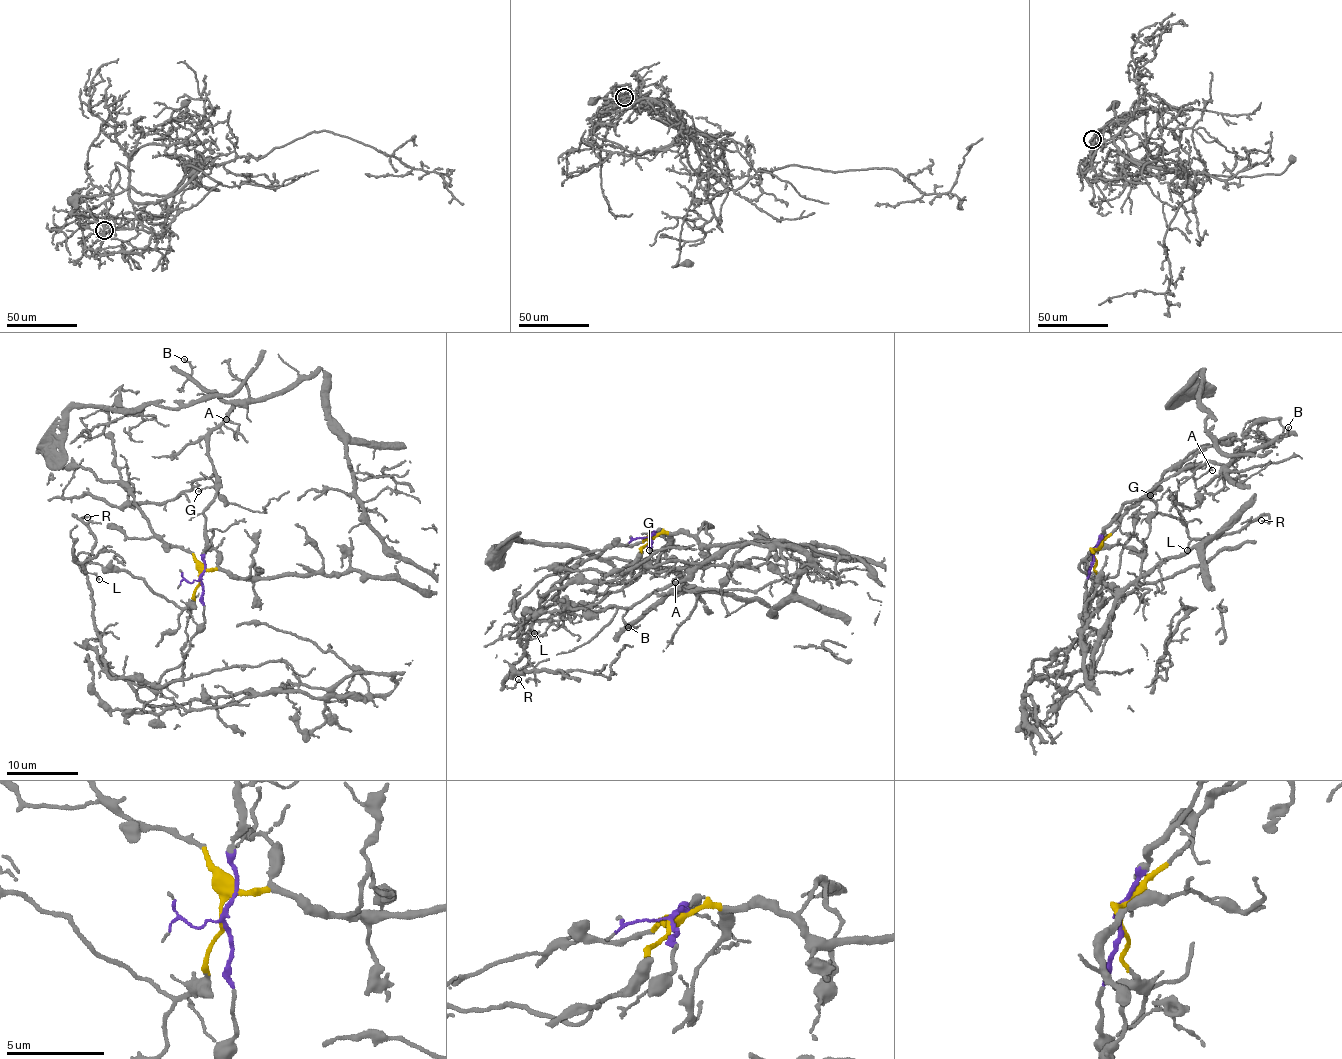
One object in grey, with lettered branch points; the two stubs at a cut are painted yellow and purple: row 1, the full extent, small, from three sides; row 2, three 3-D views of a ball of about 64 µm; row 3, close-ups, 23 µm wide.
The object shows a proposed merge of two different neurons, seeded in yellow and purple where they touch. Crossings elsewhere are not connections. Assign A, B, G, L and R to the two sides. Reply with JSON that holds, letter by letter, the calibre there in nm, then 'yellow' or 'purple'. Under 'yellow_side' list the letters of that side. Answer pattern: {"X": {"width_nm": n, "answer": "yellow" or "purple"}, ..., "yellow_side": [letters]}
{"A": {"width_nm": 140, "answer": "purple"}, "B": {"width_nm": 130, "answer": "purple"}, "G": {"width_nm": 110, "answer": "purple"}, "L": {"width_nm": 110, "answer": "yellow"}, "R": {"width_nm": 90, "answer": "yellow"}, "yellow_side": ["L", "R"]}

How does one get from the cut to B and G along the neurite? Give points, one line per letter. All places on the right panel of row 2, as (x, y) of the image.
B: (1093, 555), (1103, 528), (1123, 504), (1191, 466), (1211, 460), (1225, 465), (1282, 438), (1288, 426)
G: (1093, 555), (1103, 528), (1123, 504), (1149, 495)

